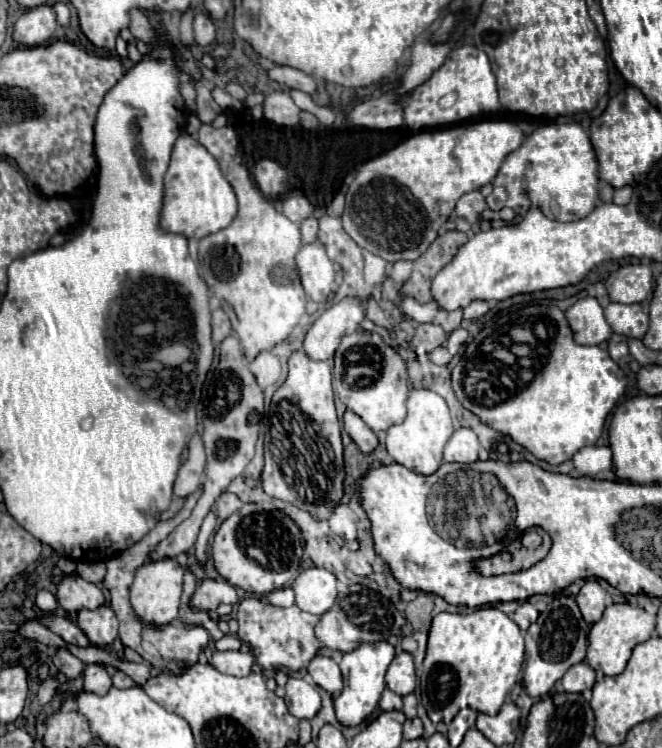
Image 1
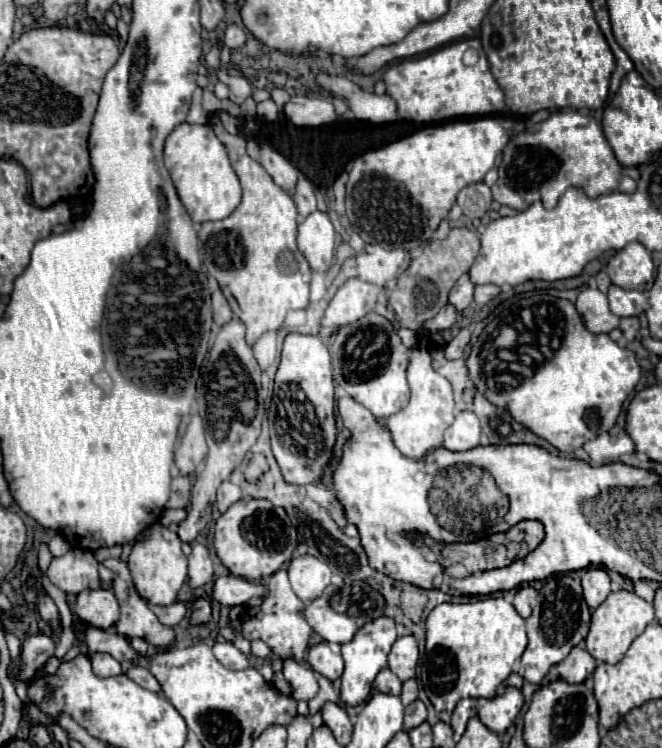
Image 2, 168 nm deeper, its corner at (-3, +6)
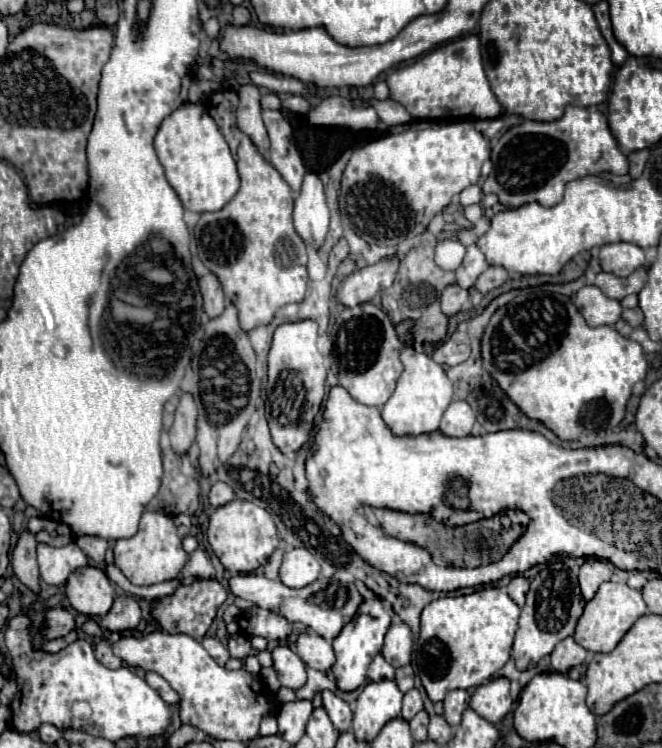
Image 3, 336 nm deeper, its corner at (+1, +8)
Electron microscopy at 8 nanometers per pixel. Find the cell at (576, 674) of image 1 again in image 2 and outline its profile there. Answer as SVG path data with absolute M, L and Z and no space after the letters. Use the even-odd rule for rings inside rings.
M574 647L562 663L556 665L560 677L568 683L584 683L596 669L596 659L582 647Z

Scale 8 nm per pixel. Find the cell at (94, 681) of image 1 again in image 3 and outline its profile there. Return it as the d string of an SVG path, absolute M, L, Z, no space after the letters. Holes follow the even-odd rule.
M100 641L96 647L94 647L94 653L96 653L96 659L108 667L108 669L118 669L122 667L122 659L118 659L112 649L110 649L110 643L108 641Z

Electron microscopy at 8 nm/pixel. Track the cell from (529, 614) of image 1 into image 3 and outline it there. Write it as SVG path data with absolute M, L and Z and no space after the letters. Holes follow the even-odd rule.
M518 575L510 581L510 585L506 587L506 593L510 595L510 599L518 605L518 607L524 607L524 599L526 599L526 593L528 593L528 579Z

